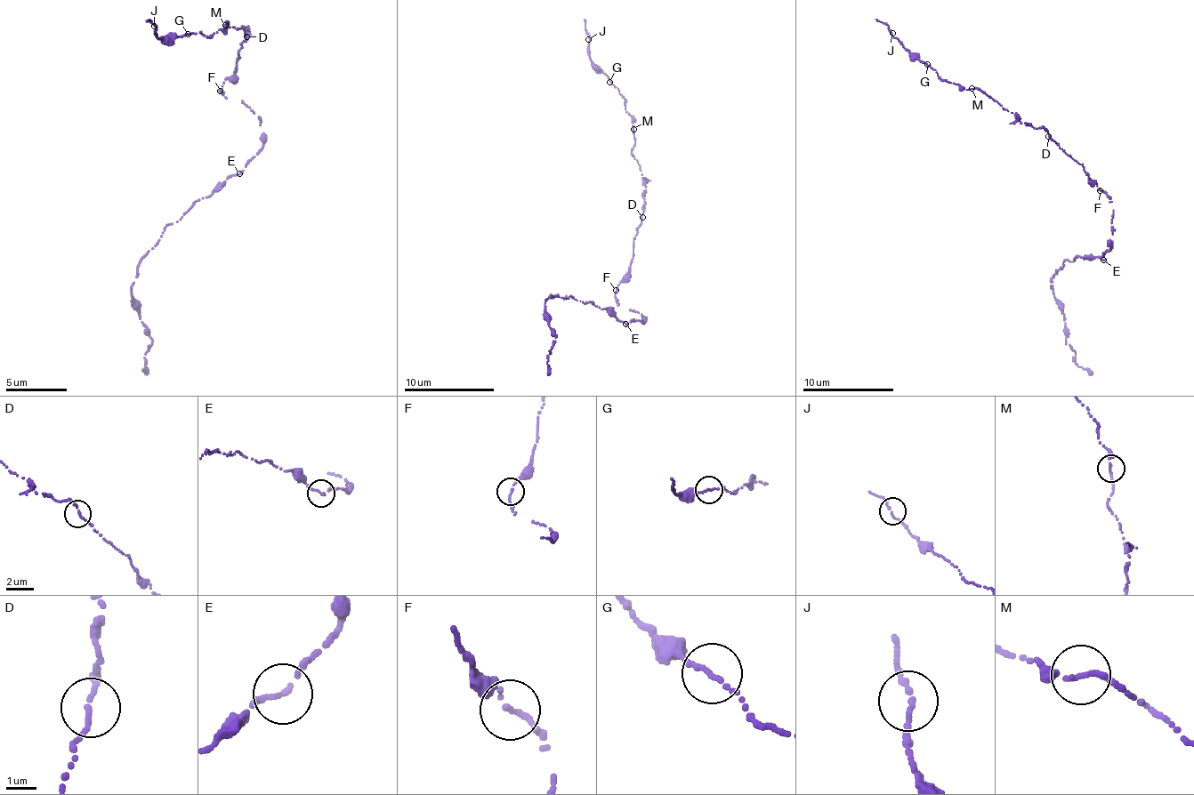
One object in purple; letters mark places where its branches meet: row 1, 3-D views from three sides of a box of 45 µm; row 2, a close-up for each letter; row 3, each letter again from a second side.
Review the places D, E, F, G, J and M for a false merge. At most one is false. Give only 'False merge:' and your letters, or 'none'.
False merge: none

